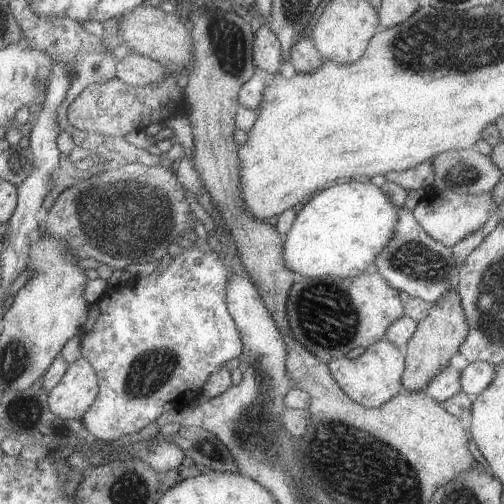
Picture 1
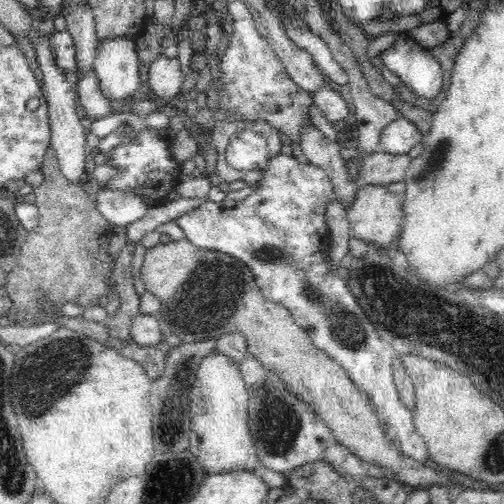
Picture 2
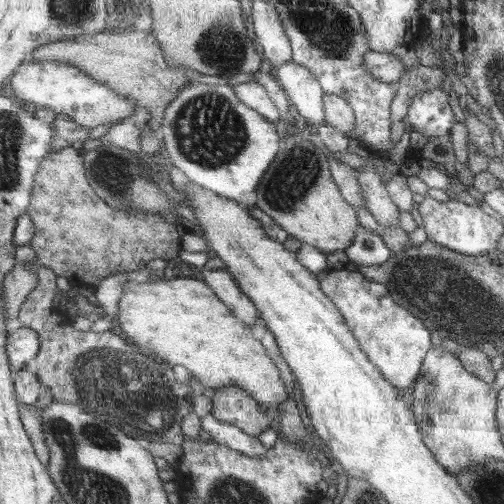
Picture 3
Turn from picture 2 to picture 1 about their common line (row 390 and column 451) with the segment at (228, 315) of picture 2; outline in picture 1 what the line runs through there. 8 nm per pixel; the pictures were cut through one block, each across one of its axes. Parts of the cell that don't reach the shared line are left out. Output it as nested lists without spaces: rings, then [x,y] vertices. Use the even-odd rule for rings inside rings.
[[[455,290],[447,294],[439,304],[433,304],[429,308],[429,314],[425,320],[417,322],[415,336],[411,342],[403,348],[405,350],[405,374],[403,374],[403,390],[405,392],[423,392],[427,394],[429,384],[441,376],[447,370],[447,364],[455,354],[461,352],[461,346],[471,336],[471,324],[467,318],[467,312],[463,308],[461,294]]]

